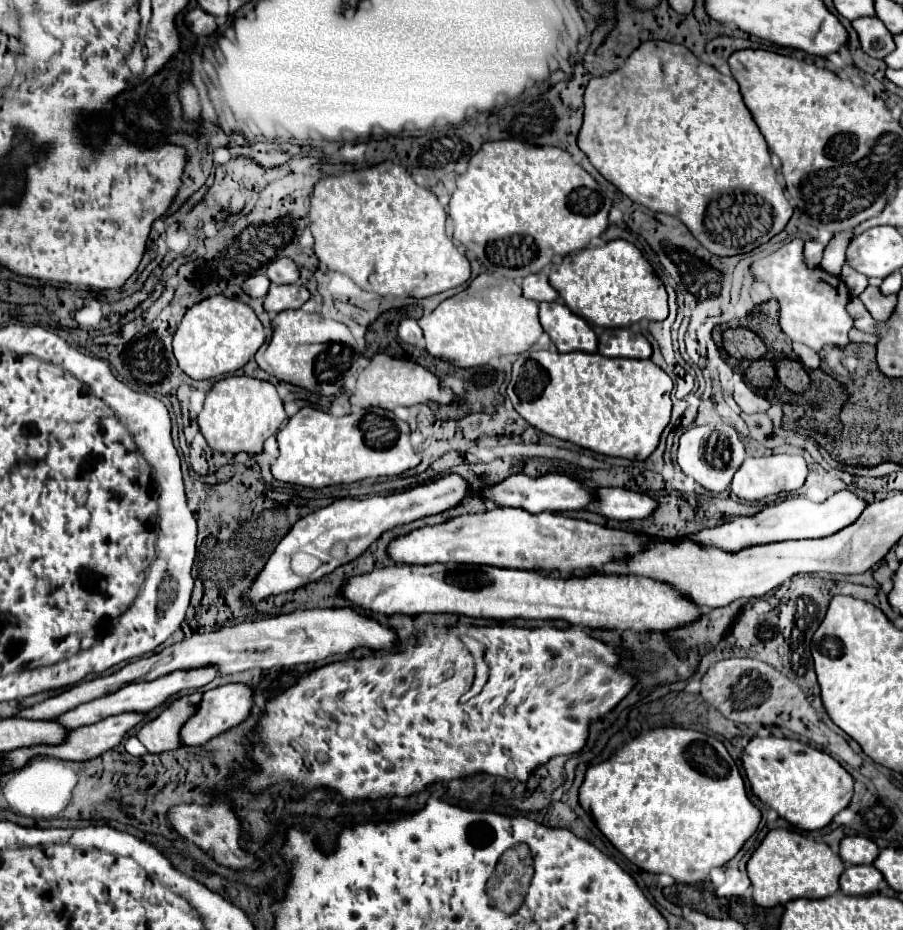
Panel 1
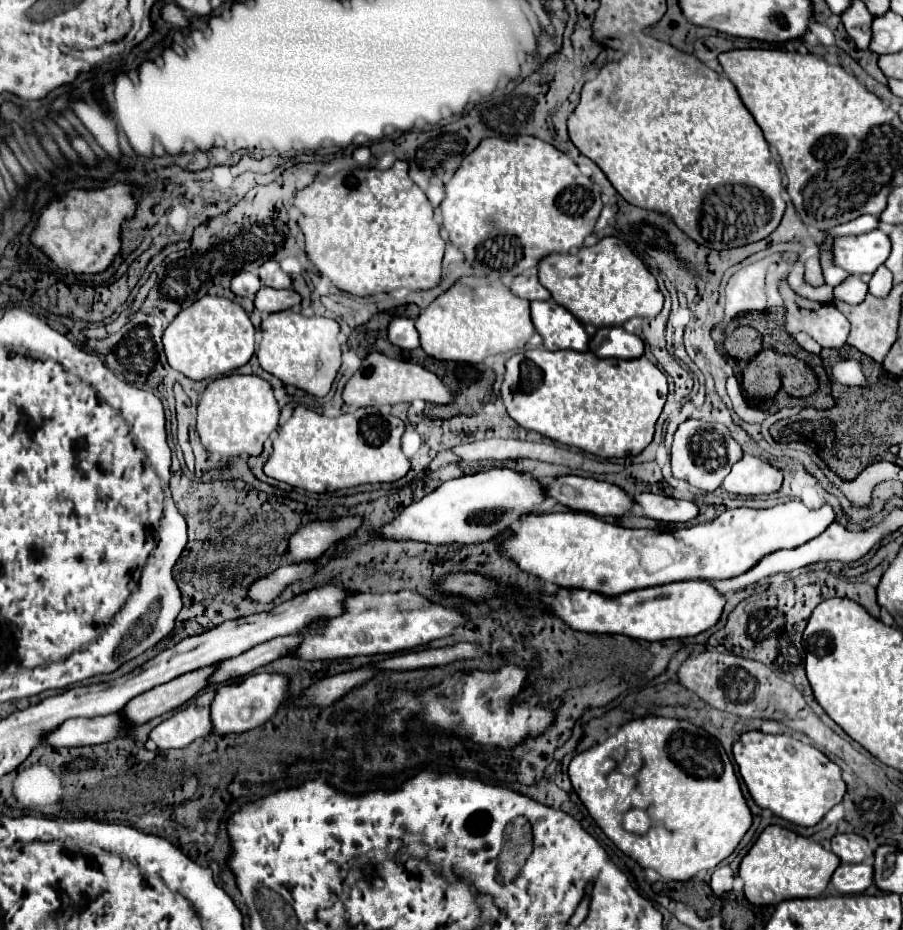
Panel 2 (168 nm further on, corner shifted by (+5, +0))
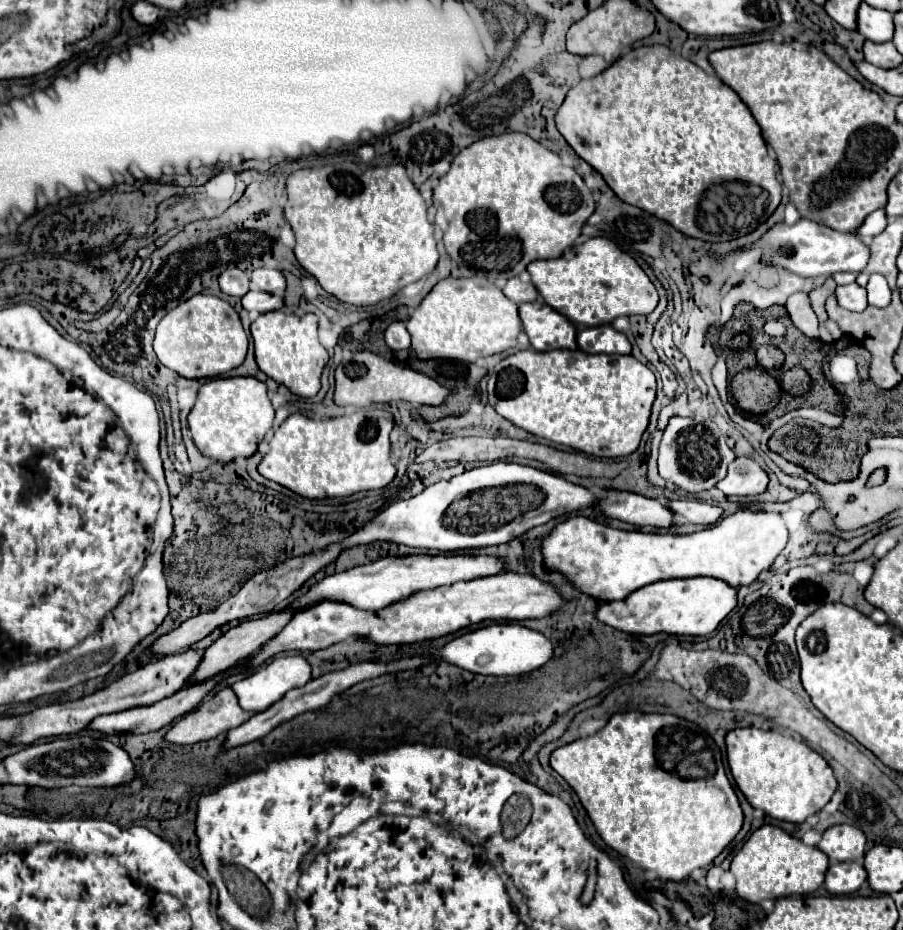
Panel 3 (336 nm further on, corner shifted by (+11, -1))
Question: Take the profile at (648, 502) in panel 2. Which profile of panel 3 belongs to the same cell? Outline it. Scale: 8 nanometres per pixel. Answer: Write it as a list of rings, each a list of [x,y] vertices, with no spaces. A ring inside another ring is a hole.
[[[675,500],[675,502],[667,502],[667,506],[683,522],[693,522],[693,524],[703,524],[703,526],[711,526],[719,522],[719,518],[723,516],[723,508],[703,502],[703,500]]]

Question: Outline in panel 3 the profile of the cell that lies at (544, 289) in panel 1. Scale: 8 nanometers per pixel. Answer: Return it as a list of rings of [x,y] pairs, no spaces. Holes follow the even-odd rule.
[[[519,276],[511,278],[511,280],[505,284],[503,292],[505,292],[505,296],[509,296],[509,298],[511,298],[513,302],[517,302],[517,304],[535,302],[537,296],[539,296],[537,290],[535,290],[535,286],[531,284],[531,280],[523,280],[523,278],[519,278]]]

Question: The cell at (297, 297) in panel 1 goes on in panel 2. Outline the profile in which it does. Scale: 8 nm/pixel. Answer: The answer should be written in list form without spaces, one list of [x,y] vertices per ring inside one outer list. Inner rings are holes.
[[[261,287],[255,297],[255,307],[261,313],[275,313],[275,311],[285,311],[291,307],[299,307],[301,297],[293,289],[269,289]]]

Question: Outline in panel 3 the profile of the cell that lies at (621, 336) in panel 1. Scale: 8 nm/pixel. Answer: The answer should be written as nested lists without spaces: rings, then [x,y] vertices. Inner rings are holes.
[[[611,324],[579,330],[577,344],[587,354],[631,354],[631,342]]]

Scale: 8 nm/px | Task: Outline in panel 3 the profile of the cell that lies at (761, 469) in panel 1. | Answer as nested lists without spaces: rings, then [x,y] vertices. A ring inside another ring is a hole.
[[[735,458],[727,476],[717,484],[717,488],[727,496],[755,496],[765,492],[767,482],[767,474],[755,460]]]

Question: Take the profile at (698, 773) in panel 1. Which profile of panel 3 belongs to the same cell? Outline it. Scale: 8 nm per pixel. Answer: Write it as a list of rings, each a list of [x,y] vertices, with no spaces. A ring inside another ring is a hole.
[[[637,710],[613,714],[597,734],[577,738],[553,750],[549,762],[577,792],[605,844],[639,864],[643,870],[657,872],[663,880],[683,880],[695,868],[711,864],[743,826],[743,812],[737,794],[725,776],[721,750],[705,730],[673,714],[645,714]]]

